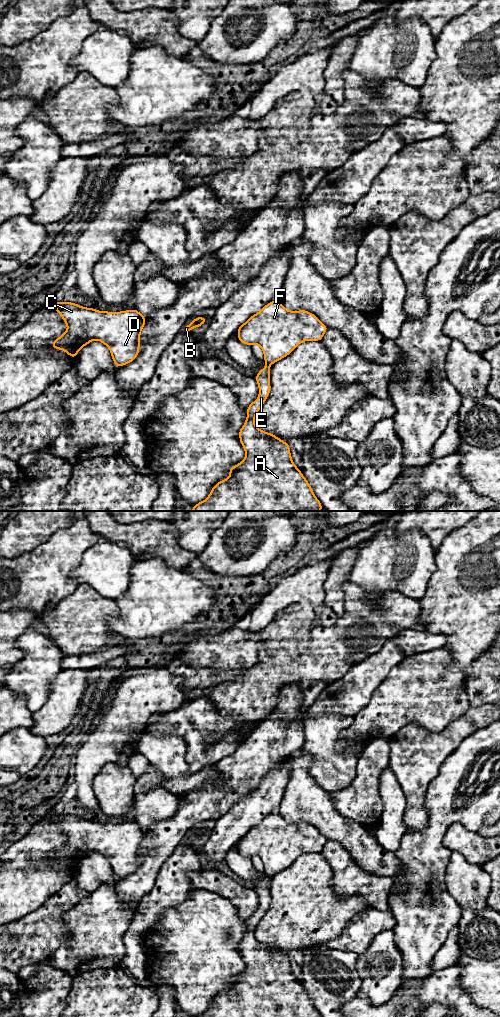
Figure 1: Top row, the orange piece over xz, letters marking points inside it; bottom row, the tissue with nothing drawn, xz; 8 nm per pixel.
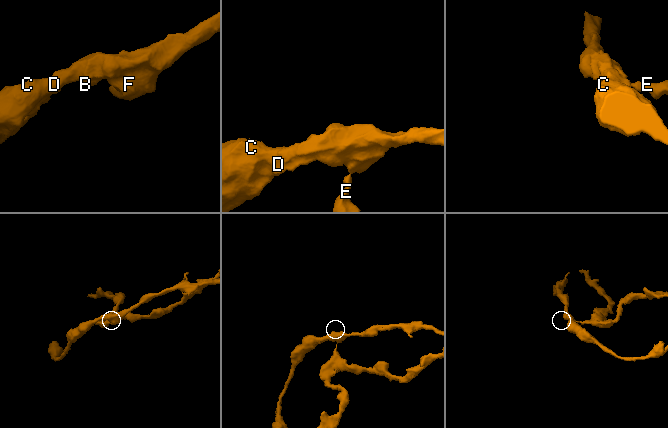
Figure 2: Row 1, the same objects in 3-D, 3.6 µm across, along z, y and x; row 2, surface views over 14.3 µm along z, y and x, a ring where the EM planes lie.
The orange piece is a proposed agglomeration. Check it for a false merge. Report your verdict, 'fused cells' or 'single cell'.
fused cells

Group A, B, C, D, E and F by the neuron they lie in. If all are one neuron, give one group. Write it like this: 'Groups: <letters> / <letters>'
Groups: A E / B C D F

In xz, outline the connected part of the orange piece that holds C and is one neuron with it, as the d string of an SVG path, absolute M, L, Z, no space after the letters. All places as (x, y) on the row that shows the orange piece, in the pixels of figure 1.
M51 300L67 324L67 331L53 341L53 349L64 350L73 359L93 340L105 344L117 367L134 361L140 349L140 334L146 317L134 310L98 311L71 302Z

